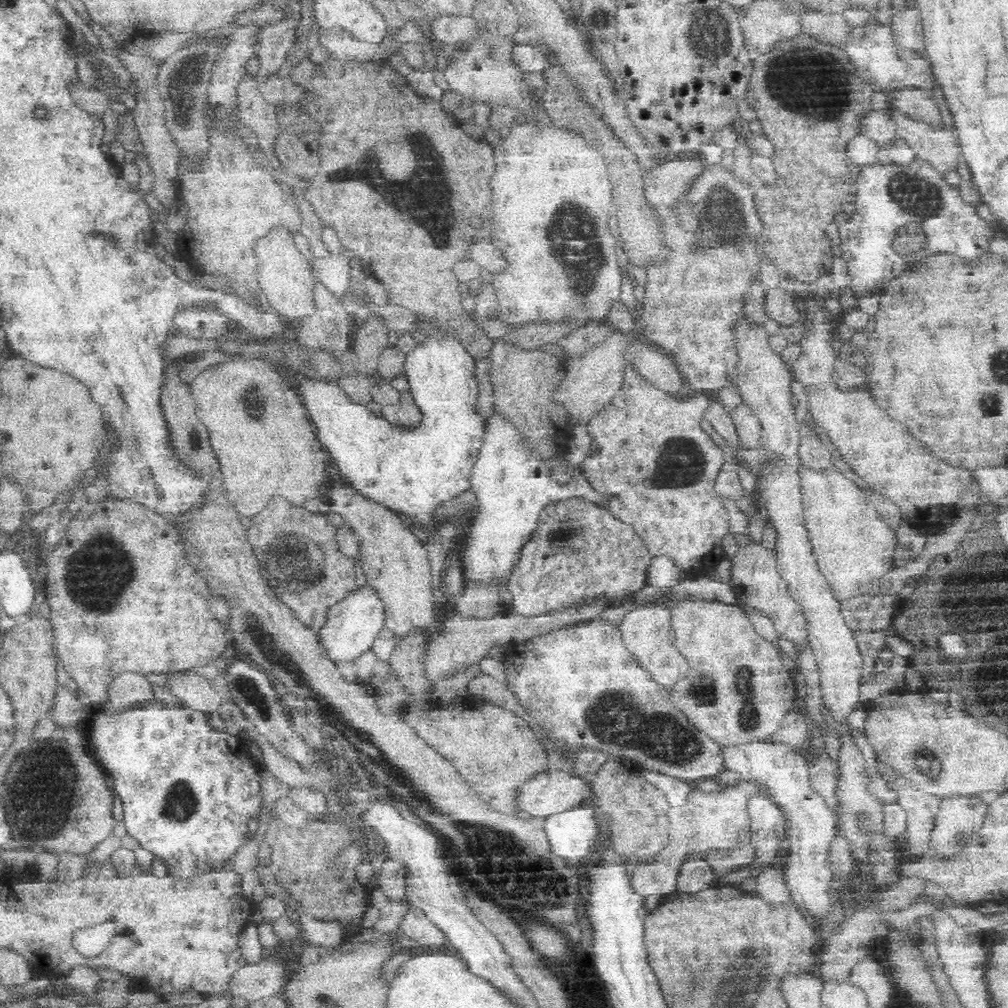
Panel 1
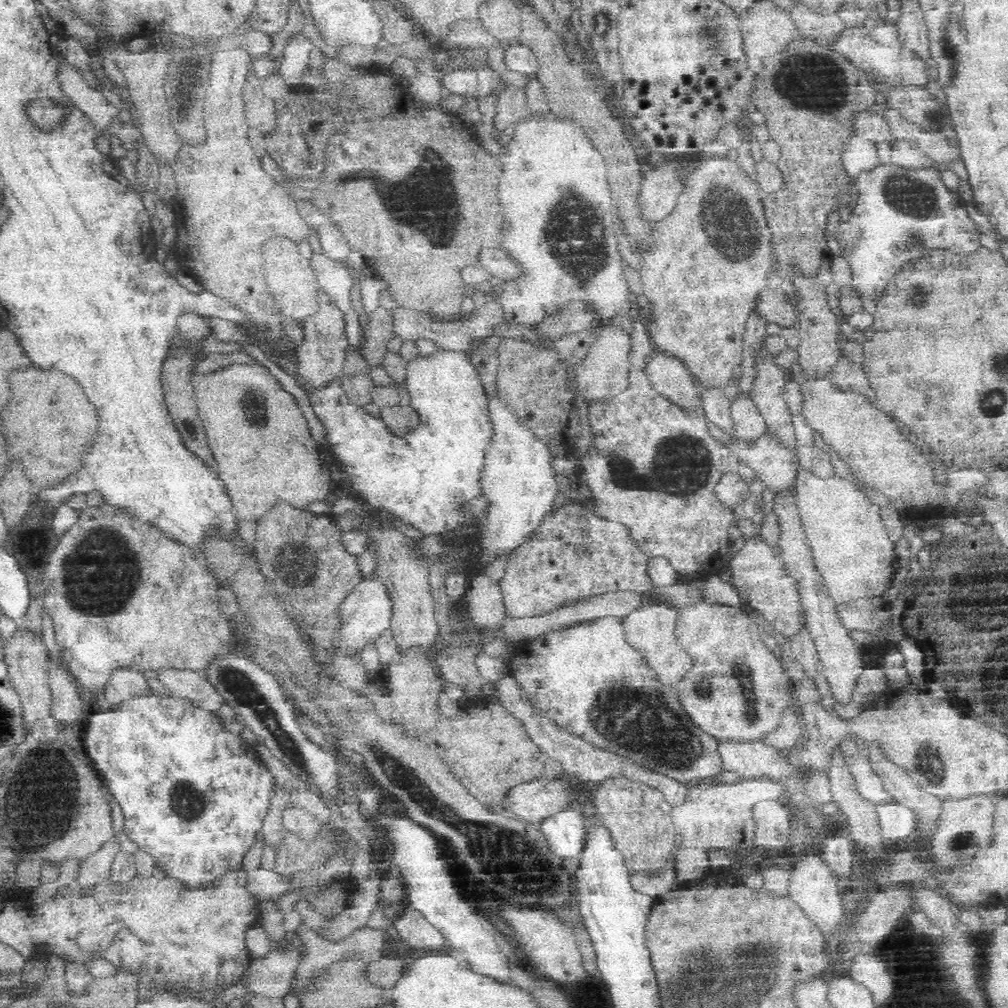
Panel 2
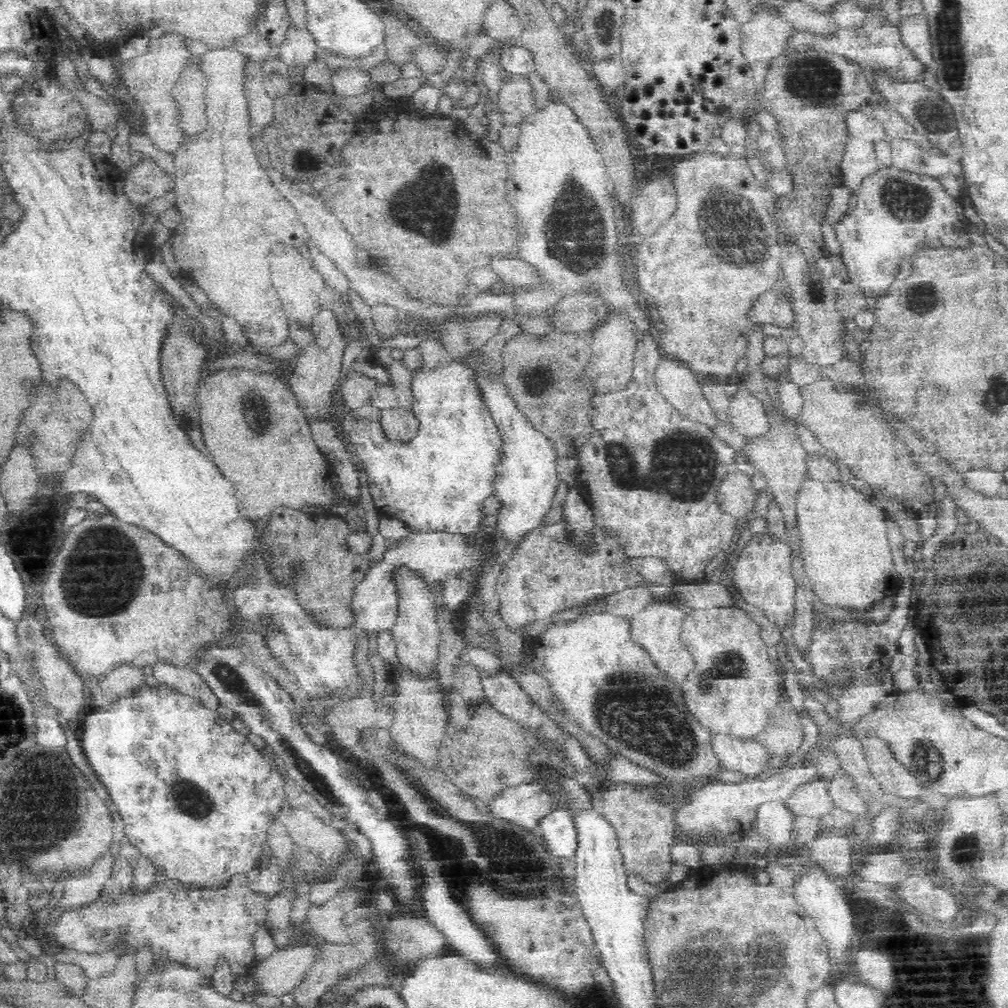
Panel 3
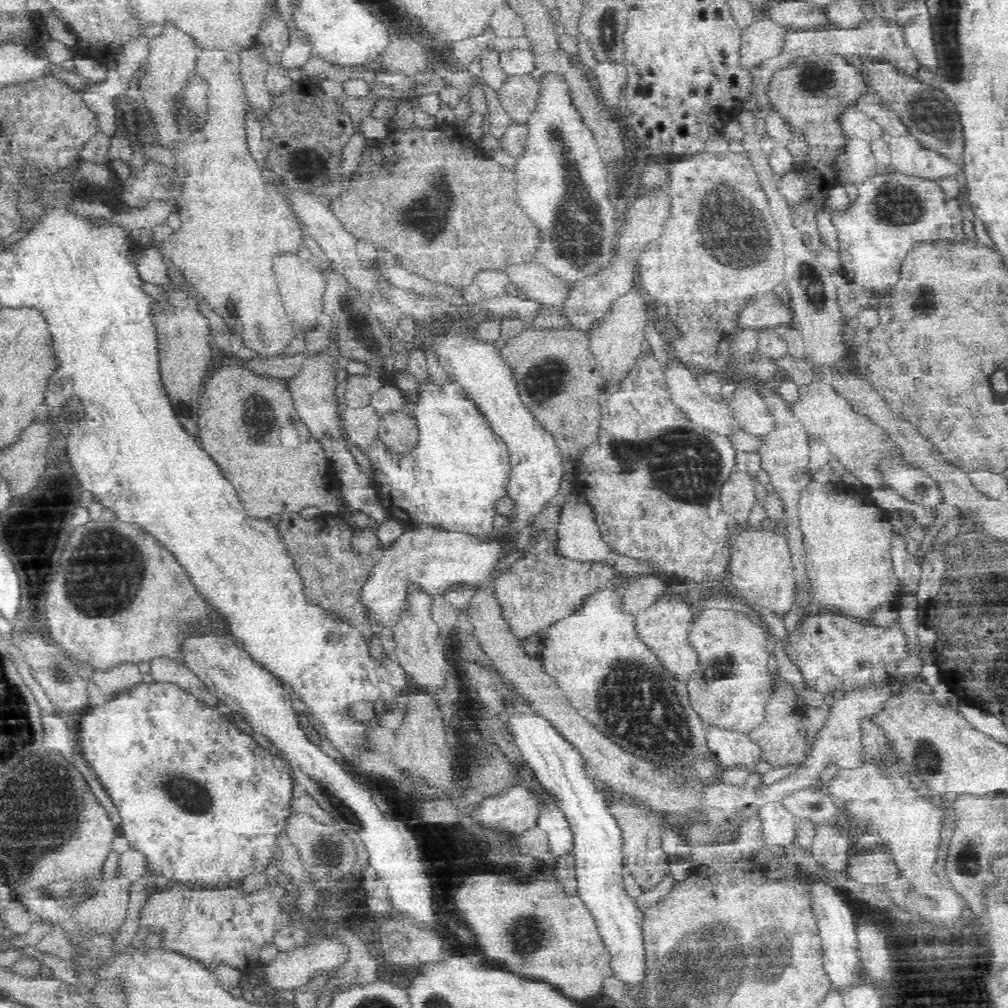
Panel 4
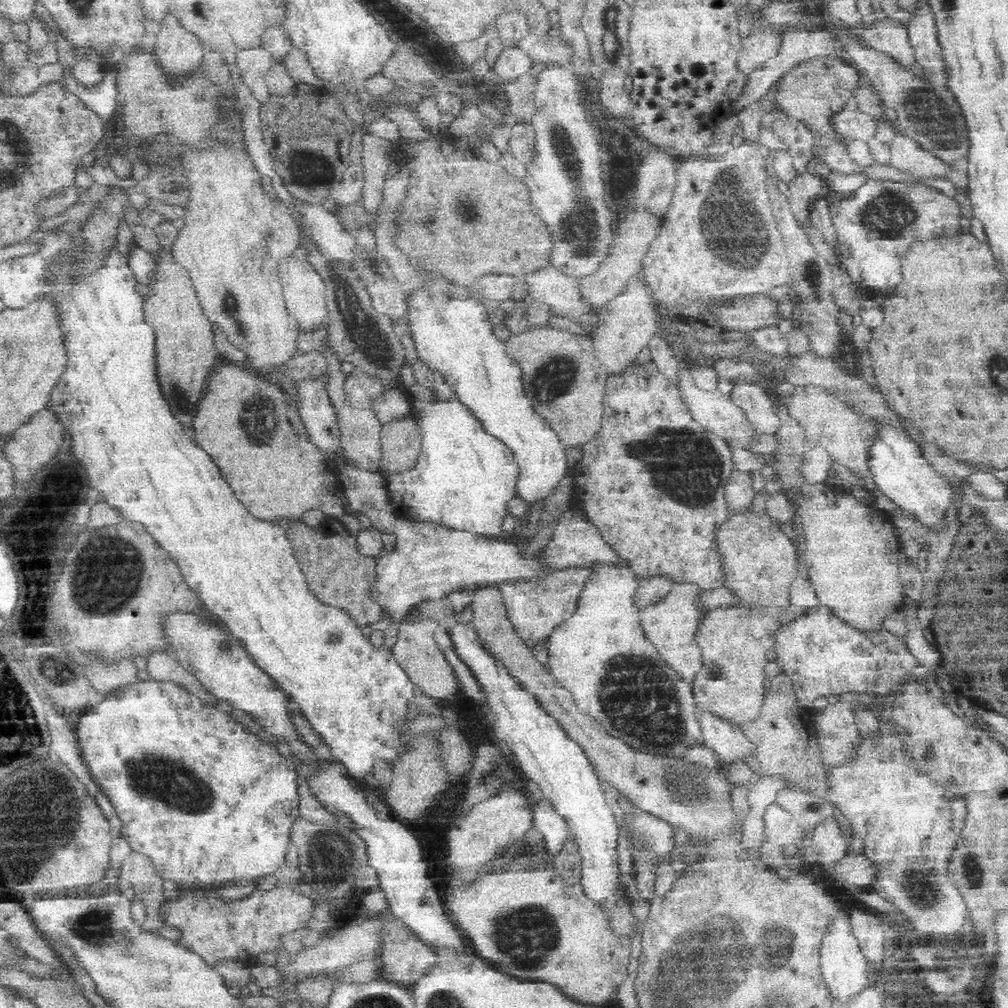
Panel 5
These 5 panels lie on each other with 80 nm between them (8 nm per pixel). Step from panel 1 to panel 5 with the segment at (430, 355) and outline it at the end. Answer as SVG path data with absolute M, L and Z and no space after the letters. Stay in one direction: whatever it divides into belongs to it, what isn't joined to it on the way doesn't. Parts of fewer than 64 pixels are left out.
M434 394L433 401L427 407L417 410L416 416L418 416L418 420L420 420L418 427L421 436L421 449L416 457L415 463L412 465L412 468L390 473L386 478L387 495L389 496L392 509L396 510L398 515L408 520L413 520L414 522L441 523L442 526L452 530L468 531L490 538L501 538L502 522L504 518L508 516L506 513L507 502L515 496L516 479L519 471L510 447L506 446L498 437L488 433L488 431L484 429L482 421L470 411L468 405L464 405L464 403L458 399L456 394L452 394L450 400L440 400L440 398L437 398Z

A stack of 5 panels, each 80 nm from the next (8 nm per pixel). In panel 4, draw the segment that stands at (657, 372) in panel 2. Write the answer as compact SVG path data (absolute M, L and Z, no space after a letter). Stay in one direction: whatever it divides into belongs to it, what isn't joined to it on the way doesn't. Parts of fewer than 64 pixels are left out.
M672 359L668 362L668 366L663 370L663 380L665 380L665 389L669 394L670 400L674 406L677 406L688 420L696 423L700 427L704 427L707 432L712 431L716 434L732 436L740 431L737 420L731 415L727 402L716 402L712 400L698 384L695 372L690 371L679 361Z

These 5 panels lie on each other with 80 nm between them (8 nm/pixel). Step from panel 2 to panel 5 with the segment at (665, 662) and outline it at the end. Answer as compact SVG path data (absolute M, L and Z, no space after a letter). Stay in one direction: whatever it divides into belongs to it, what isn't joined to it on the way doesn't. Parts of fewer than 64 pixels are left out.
M696 583L675 584L674 589L664 598L639 611L639 623L644 631L644 636L654 644L654 648L660 652L664 662L672 670L678 670L680 678L684 682L688 682L688 684L692 682L694 674L702 666L700 647L696 646L695 641L695 632L699 625L698 620L700 620L704 612L704 609L698 604L700 590L701 588Z

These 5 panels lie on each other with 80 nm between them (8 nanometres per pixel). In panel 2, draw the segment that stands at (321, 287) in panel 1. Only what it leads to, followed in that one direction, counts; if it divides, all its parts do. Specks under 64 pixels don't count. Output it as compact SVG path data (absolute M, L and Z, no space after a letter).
M320 289L317 295L318 310L301 322L302 342L296 346L298 359L295 361L294 377L302 390L321 387L334 378L341 378L349 371L346 362L348 356L348 338L346 338L346 320L344 311L332 302L328 294Z

